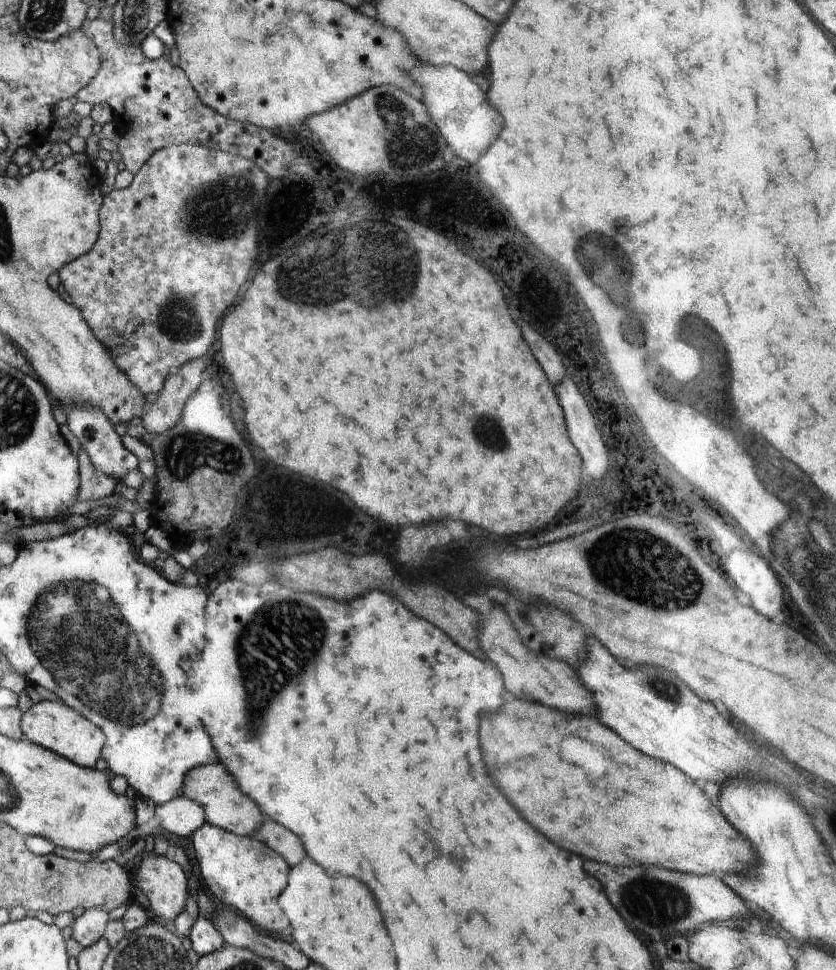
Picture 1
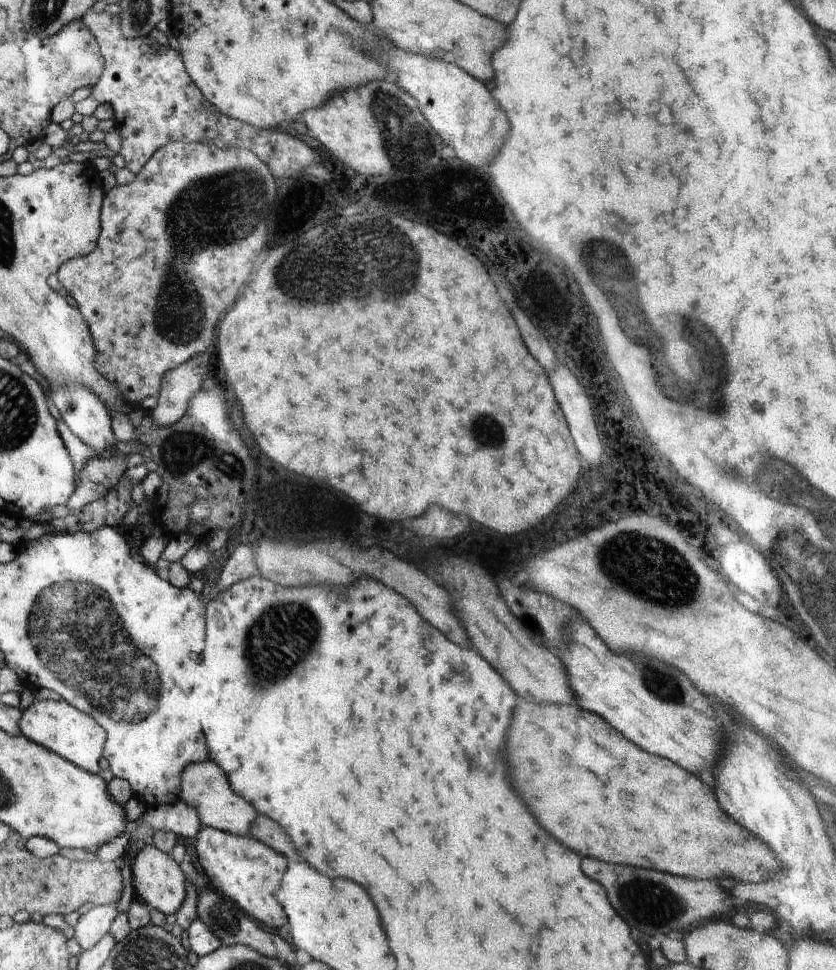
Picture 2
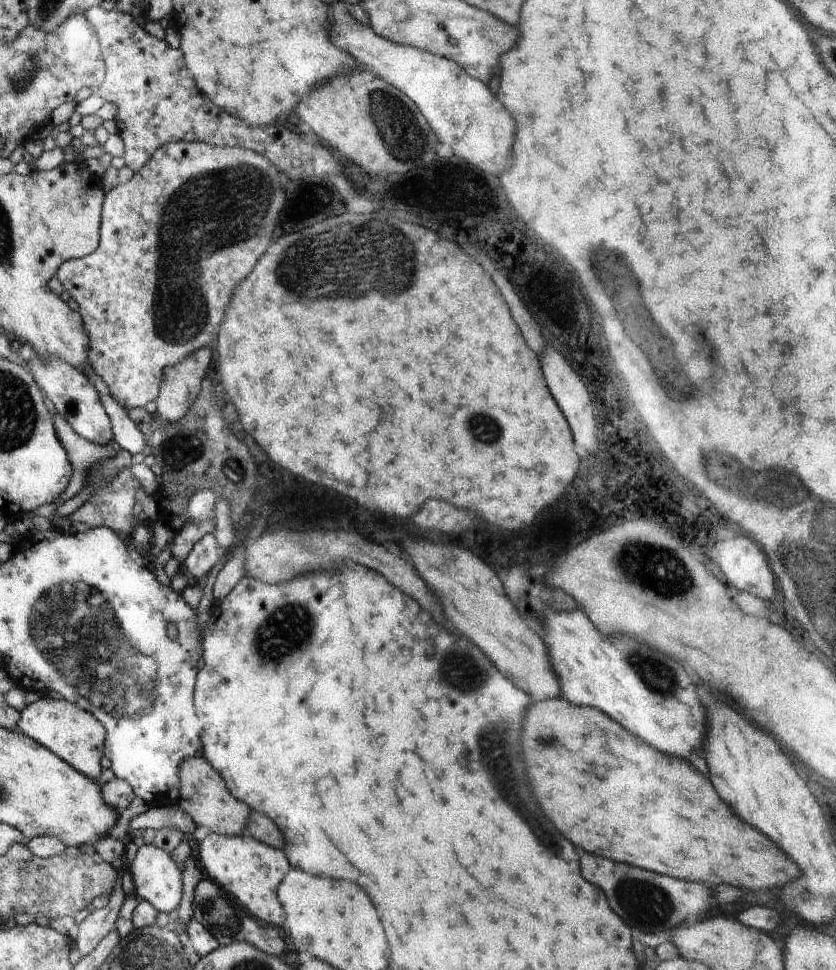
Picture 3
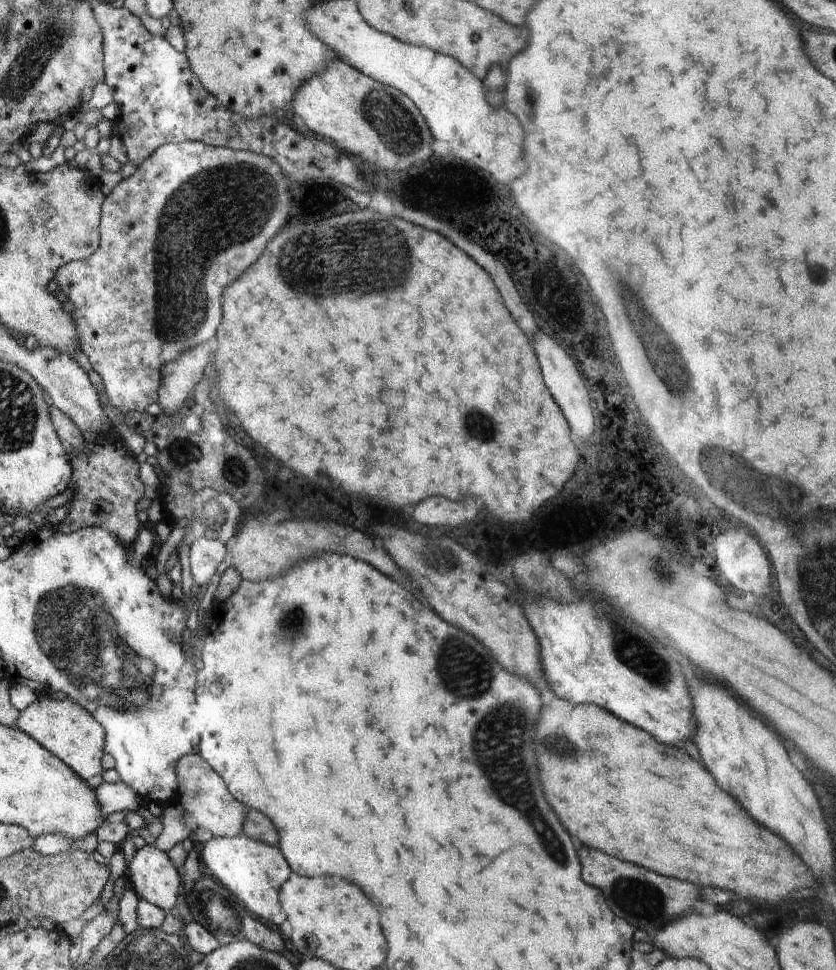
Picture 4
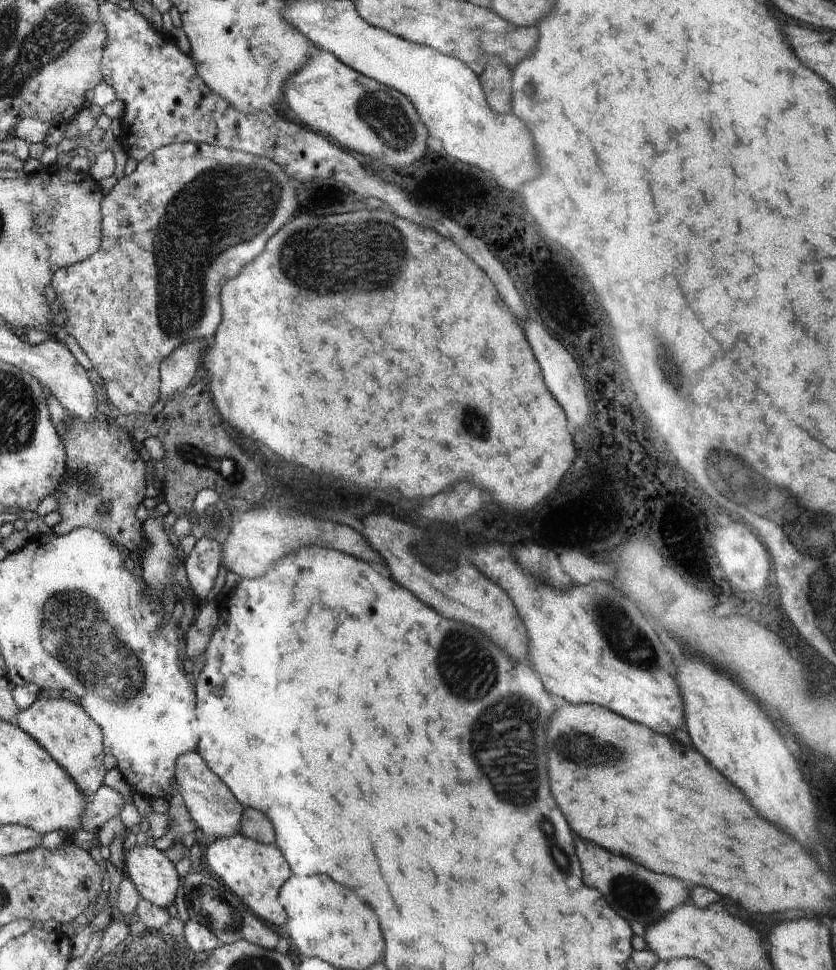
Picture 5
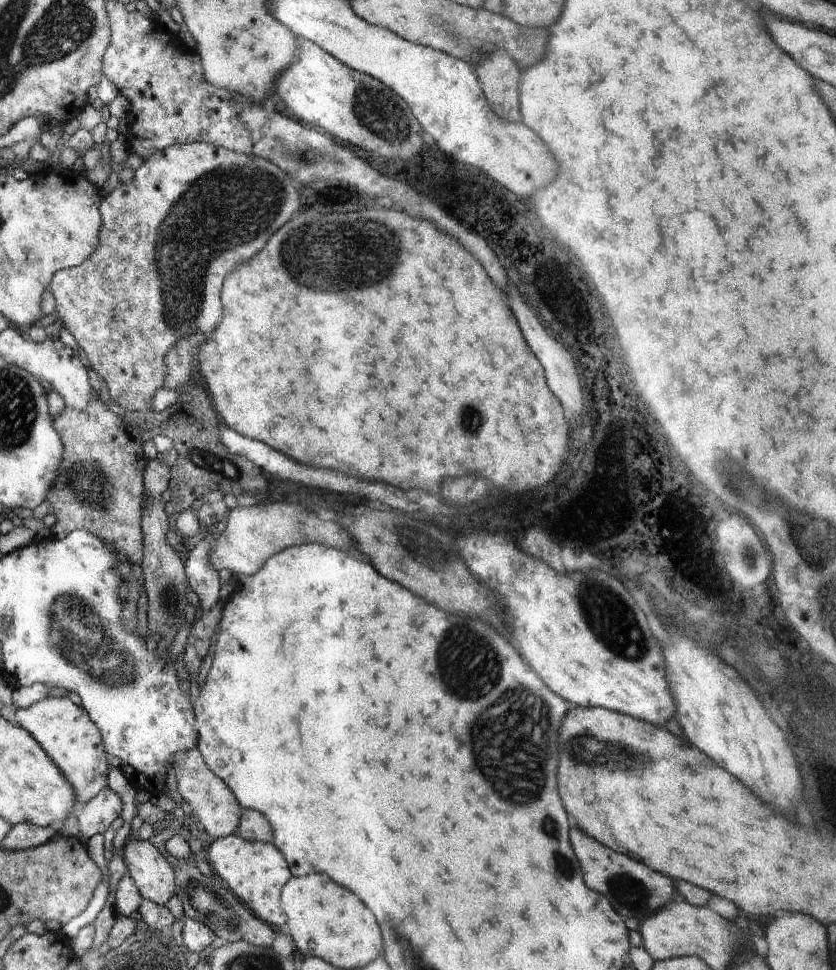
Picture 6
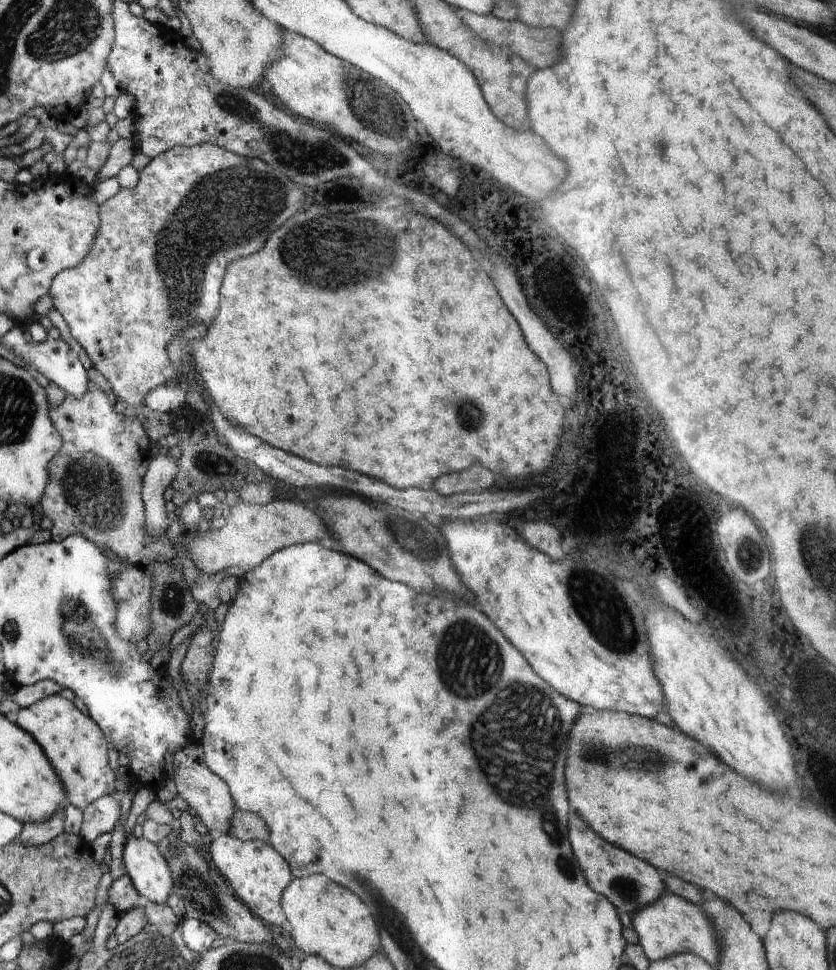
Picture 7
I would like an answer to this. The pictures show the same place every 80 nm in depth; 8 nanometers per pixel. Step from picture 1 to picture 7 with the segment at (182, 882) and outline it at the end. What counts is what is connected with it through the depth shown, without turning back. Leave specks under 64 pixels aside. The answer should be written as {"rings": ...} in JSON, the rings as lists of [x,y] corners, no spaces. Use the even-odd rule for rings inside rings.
{"rings":[[[129,835],[123,844],[123,859],[127,875],[133,879],[142,900],[166,903],[173,888],[173,878],[156,844],[145,837]]]}

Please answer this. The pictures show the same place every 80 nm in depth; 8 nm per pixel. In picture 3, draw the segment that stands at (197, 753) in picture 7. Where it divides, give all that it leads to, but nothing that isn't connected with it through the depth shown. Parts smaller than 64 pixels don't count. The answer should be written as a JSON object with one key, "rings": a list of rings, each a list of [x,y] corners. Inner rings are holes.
{"rings":[[[186,757],[178,767],[180,800],[177,804],[196,824],[208,826],[212,833],[228,836],[246,834],[251,808],[230,794],[221,774],[202,757]]]}

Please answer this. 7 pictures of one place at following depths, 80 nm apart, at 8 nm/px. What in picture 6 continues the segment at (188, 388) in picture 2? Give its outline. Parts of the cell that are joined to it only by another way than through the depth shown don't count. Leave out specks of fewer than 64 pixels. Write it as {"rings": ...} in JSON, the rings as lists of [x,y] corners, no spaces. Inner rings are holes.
{"rings":[[[198,331],[183,336],[167,350],[165,363],[167,375],[165,376],[164,387],[170,390],[179,390],[189,387],[191,374],[197,370],[195,356],[198,355],[199,346],[206,342],[206,334]]]}

